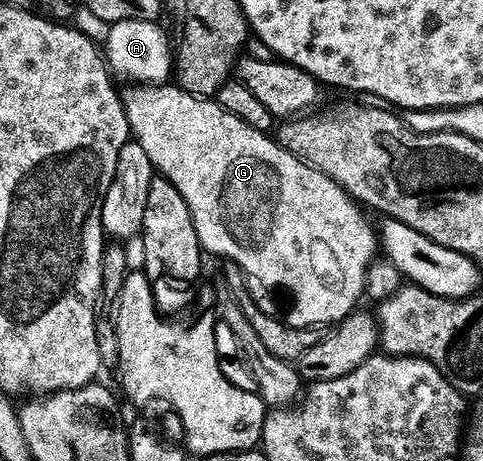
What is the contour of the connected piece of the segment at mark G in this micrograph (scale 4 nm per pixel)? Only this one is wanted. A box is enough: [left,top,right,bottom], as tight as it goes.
[124,86,379,328]

